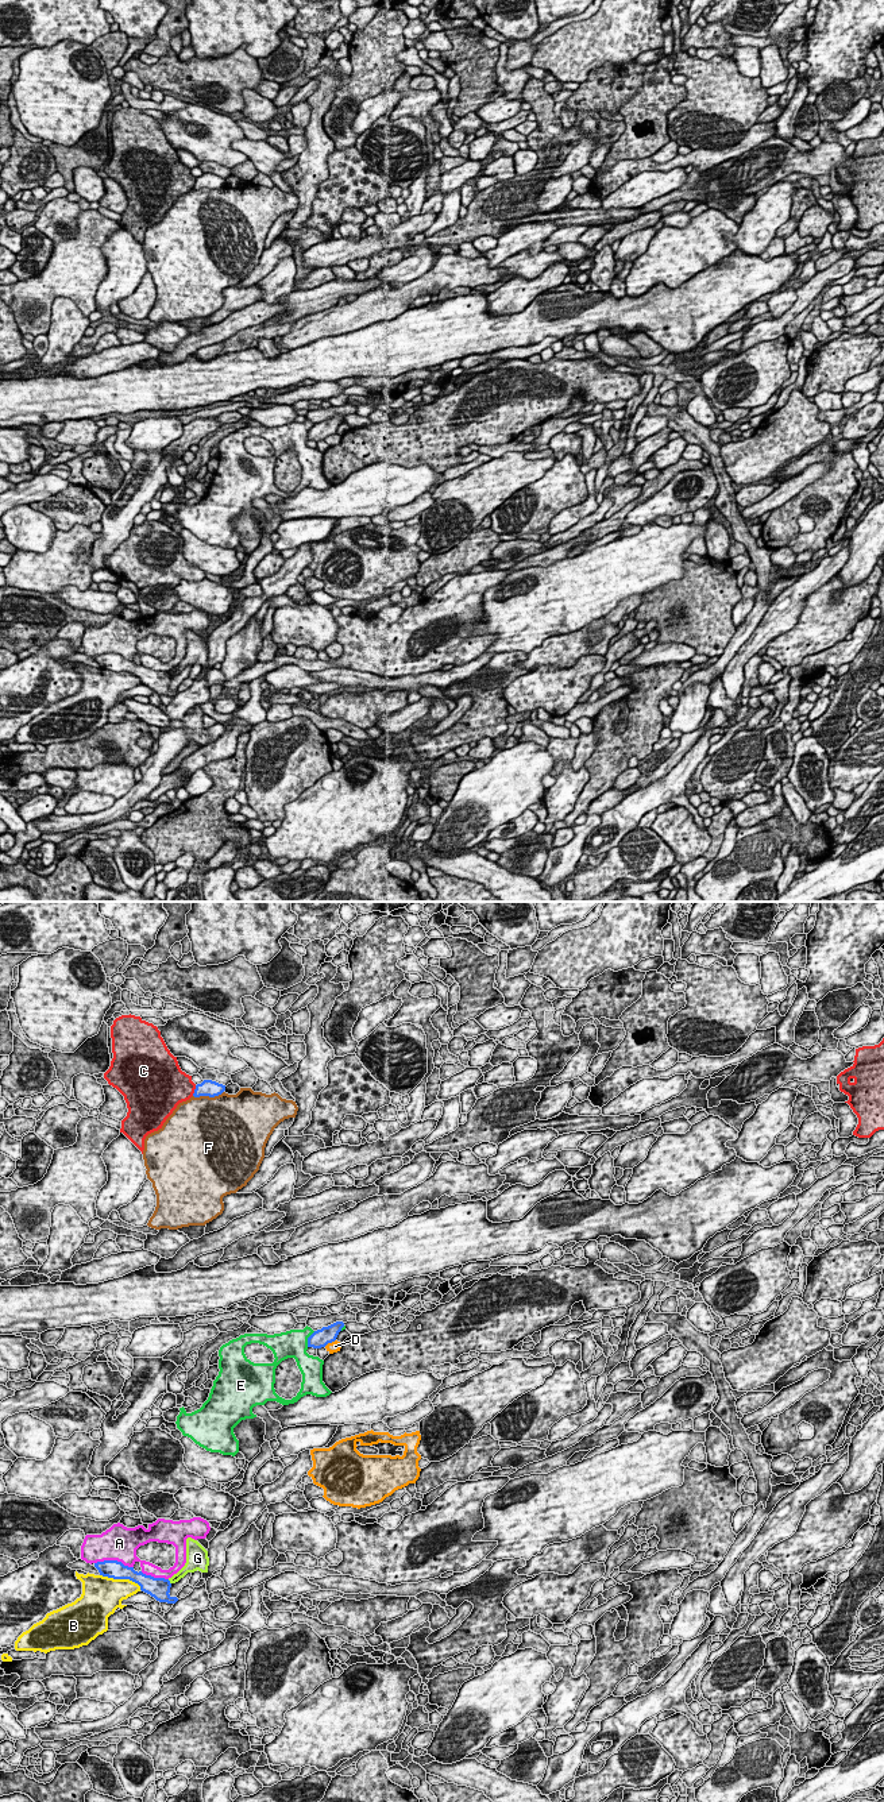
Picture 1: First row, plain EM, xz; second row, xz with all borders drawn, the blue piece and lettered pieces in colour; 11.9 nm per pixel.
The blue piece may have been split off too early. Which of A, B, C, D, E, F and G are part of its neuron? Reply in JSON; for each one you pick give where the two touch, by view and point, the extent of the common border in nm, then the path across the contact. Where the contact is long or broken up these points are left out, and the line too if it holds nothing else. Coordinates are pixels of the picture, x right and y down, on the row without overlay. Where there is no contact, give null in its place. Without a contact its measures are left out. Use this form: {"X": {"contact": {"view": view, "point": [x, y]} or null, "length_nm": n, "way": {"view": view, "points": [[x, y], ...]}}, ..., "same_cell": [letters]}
{"same_cell": []}

